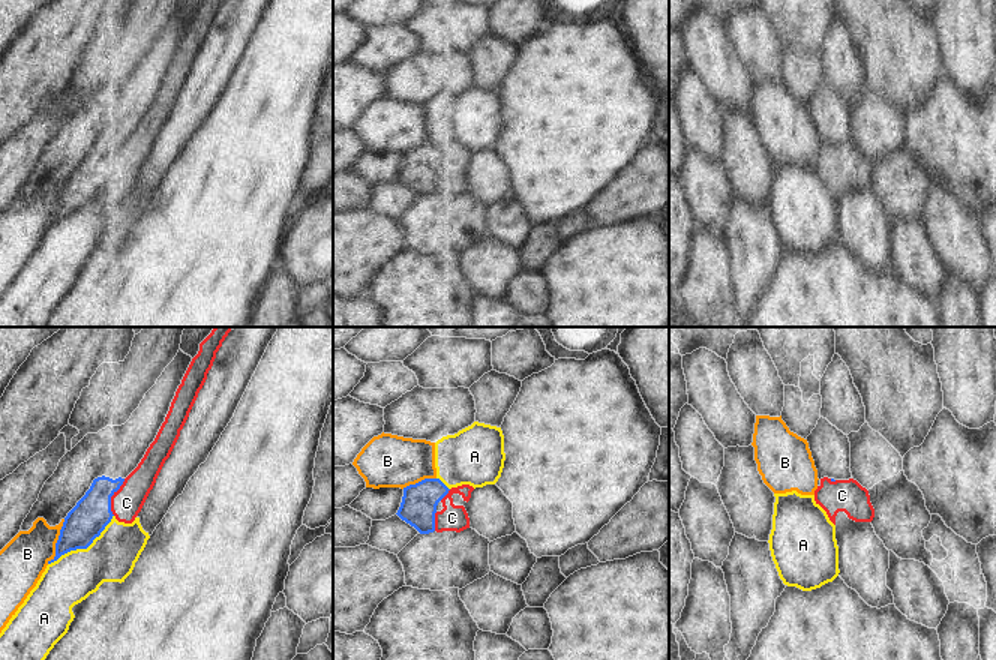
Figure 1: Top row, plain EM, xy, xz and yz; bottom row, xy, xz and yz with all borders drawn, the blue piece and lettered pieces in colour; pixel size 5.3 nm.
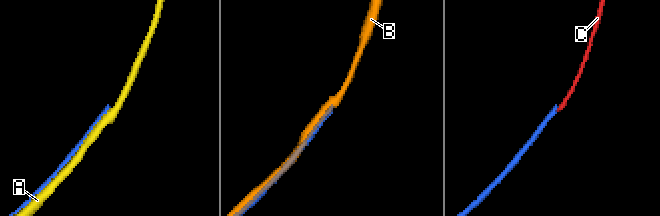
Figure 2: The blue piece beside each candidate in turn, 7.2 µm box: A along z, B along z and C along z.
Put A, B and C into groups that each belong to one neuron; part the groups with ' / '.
A / B / C

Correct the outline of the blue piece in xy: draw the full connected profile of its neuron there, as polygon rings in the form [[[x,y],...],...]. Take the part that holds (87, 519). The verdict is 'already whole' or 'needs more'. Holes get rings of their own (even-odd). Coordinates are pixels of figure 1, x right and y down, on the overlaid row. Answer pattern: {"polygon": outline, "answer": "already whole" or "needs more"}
{"polygon": [[[214,327],[200,344],[200,351],[176,392],[165,422],[138,466],[126,478],[112,480],[102,476],[93,480],[86,495],[64,518],[56,543],[56,556],[48,564],[70,550],[87,549],[112,518],[124,524],[135,520],[170,458],[213,366],[216,352],[230,332],[231,327]]], "answer": "needs more"}

